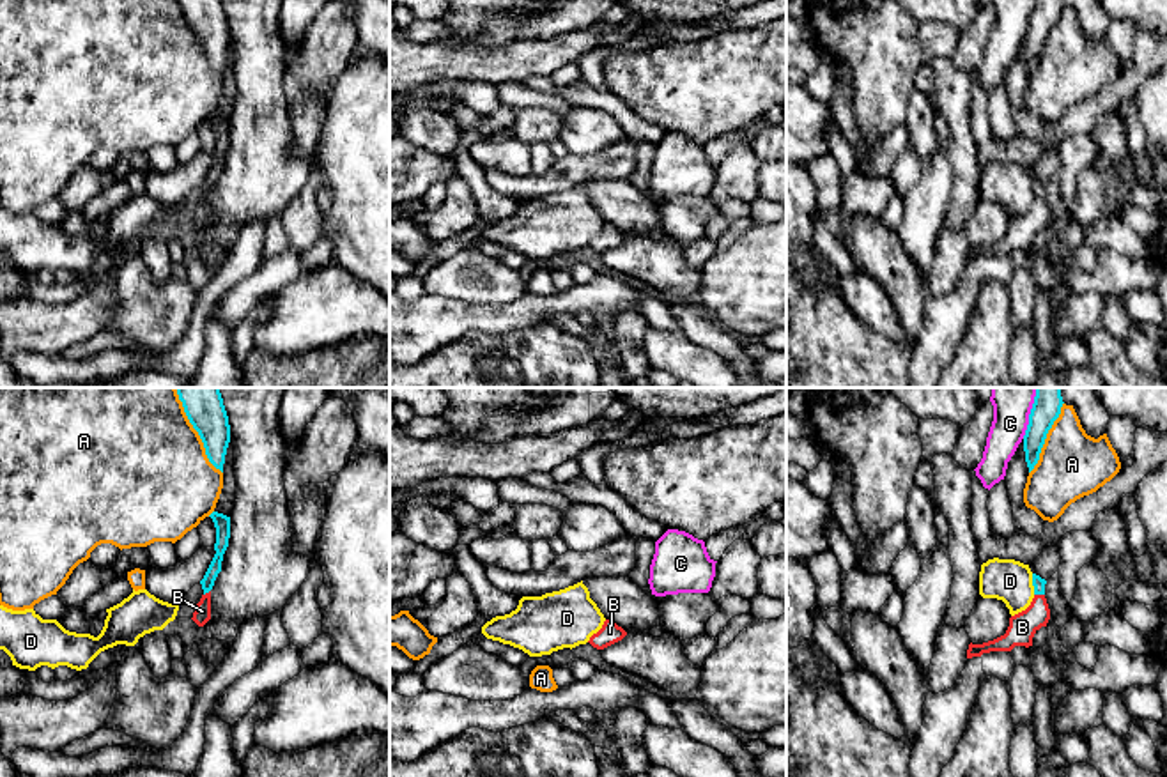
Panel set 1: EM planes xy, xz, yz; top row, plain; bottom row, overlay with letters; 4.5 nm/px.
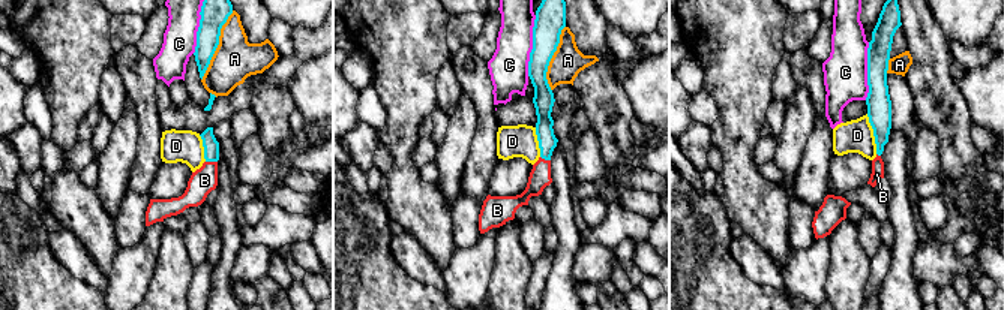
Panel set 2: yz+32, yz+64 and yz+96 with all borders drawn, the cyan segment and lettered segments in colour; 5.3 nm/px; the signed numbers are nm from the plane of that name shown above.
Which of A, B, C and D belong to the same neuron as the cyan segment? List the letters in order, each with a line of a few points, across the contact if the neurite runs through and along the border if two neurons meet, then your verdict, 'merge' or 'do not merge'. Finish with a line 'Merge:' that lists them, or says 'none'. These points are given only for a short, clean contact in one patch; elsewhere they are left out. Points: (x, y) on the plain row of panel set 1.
A: do not merge
B: line yz (1038, 186), (1040, 197), (1038, 215), (1022, 230); merge
C: do not merge
D: line yz (1031, 177), (1035, 197); do not merge
Merge: B

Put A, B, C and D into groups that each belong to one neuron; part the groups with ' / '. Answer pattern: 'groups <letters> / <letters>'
groups A / B / C / D

